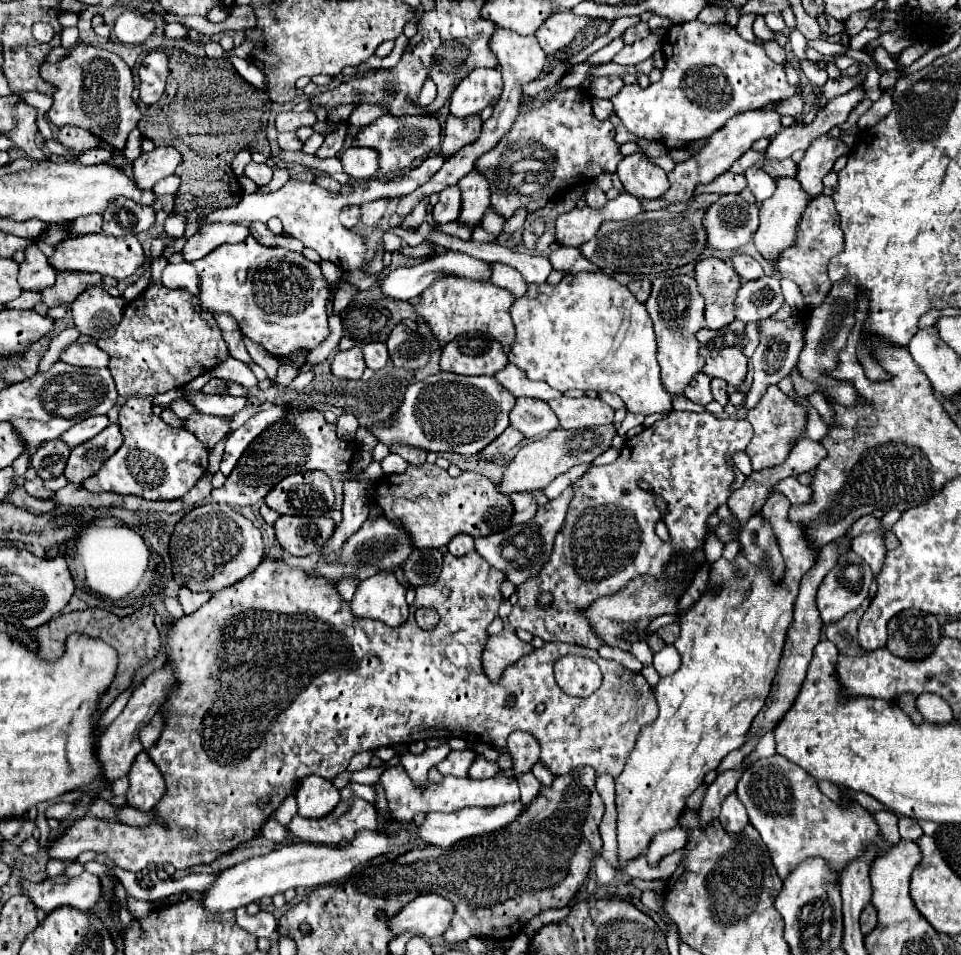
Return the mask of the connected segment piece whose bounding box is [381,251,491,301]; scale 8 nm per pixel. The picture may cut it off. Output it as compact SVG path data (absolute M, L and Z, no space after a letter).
M461 251L437 253L435 257L429 257L429 259L425 259L423 263L419 263L415 267L399 267L395 271L385 271L385 275L381 279L381 291L387 297L409 301L409 299L421 295L423 289L427 289L437 277L447 277L447 275L465 277L465 279L473 279L473 281L489 281L491 279L491 263L475 259L475 257L469 257L467 253L461 253Z

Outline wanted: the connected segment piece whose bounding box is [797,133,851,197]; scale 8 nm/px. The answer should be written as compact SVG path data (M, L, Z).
M827 133L823 137L817 137L815 141L811 141L805 157L799 163L799 173L797 173L797 179L803 185L803 189L811 197L821 195L823 177L831 171L835 159L842 155L849 155L849 151L851 149L841 139L835 139Z

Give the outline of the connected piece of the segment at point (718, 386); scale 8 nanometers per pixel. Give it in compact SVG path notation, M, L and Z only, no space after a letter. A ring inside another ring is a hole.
M711 379L711 391L713 391L713 397L717 403L721 405L727 405L729 399L727 399L727 383L723 379Z

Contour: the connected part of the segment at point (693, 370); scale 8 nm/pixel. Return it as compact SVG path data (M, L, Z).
M661 275L653 281L651 295L645 303L649 317L653 319L657 335L657 361L661 365L661 383L671 395L683 395L691 377L703 371L703 357L699 355L697 331L703 329L703 297L697 283L689 275Z

